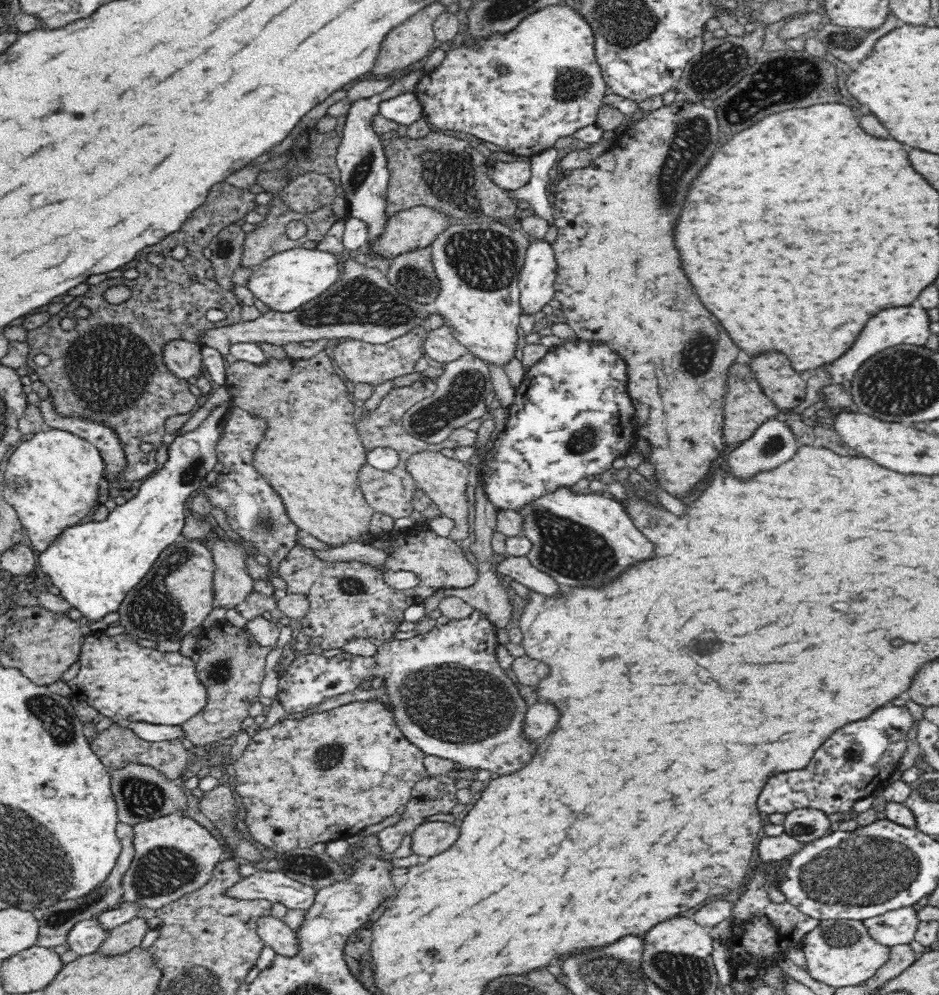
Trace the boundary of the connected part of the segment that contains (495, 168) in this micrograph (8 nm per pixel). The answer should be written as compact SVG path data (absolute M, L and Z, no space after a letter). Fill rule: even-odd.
M523 161L496 162L487 170L490 180L504 192L516 192L530 180L530 163Z

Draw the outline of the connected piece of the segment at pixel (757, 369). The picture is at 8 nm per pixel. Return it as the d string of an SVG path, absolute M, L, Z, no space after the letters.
M761 352L751 357L749 369L767 398L784 413L806 400L808 382L792 368L784 352Z

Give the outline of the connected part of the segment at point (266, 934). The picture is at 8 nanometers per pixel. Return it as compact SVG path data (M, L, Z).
M264 915L256 919L257 933L263 943L276 953L292 956L298 952L297 932L289 928L284 920L272 915Z

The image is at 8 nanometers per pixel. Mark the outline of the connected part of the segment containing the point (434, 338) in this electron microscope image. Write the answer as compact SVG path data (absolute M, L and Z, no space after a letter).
M445 324L436 329L431 329L424 342L424 350L430 358L443 362L444 365L462 358L469 352L466 346L463 346L454 337L451 328Z

